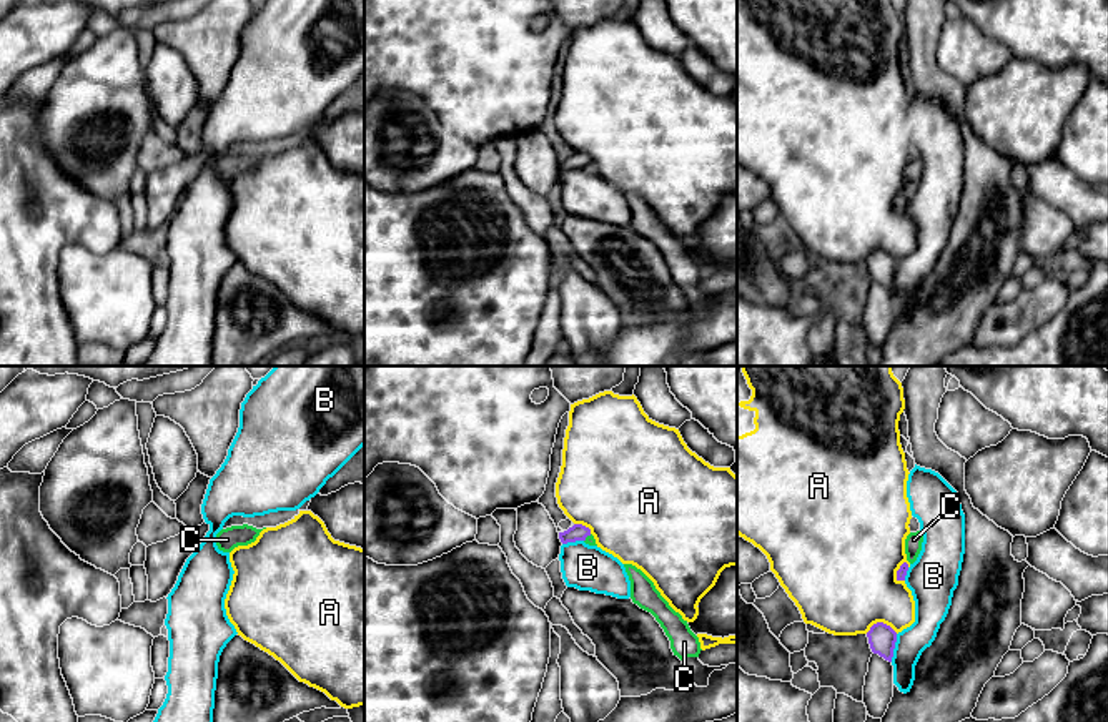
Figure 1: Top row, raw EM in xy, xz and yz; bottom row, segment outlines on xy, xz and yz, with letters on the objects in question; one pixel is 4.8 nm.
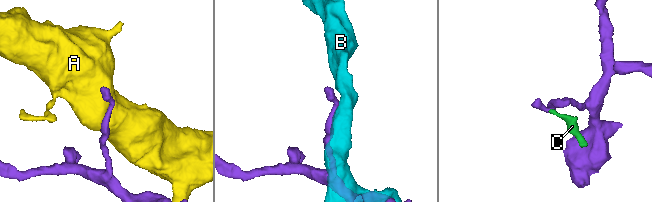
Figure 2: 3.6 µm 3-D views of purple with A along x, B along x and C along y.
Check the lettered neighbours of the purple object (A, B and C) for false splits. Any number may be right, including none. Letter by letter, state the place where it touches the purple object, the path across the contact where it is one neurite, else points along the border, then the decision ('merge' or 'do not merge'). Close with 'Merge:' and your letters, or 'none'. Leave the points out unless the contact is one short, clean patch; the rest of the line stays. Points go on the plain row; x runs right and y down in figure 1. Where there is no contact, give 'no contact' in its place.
A: meets purple in yz at (882, 250); do not merge
B: meets purple in yz at (894, 275); do not merge
C: meets purple in xz at (586, 163); border along xz (591, 162), (584, 168); do not merge
Merge: none

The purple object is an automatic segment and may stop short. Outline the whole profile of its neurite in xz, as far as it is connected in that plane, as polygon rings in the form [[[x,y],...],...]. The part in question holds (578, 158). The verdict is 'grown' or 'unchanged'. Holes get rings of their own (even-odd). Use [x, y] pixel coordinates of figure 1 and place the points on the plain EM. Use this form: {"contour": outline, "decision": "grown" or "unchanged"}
{"contour": [[[574,151],[567,158],[559,160],[559,166],[562,171],[586,168],[587,163],[591,163],[591,156],[582,151]]], "decision": "unchanged"}

